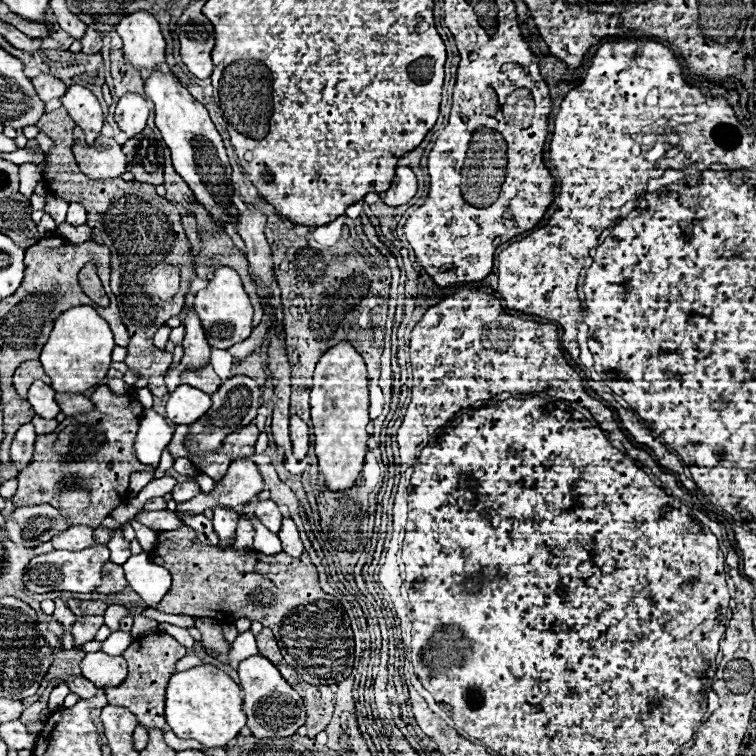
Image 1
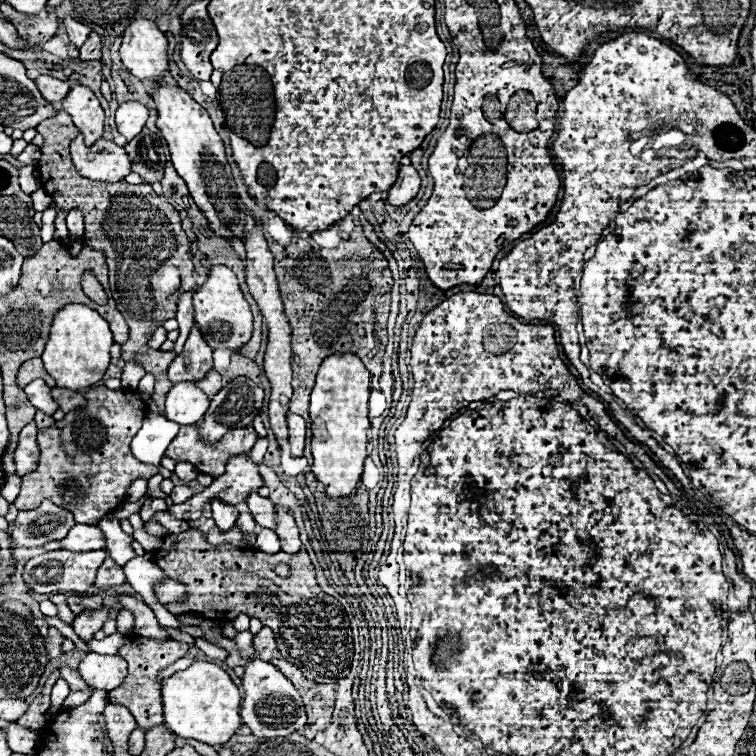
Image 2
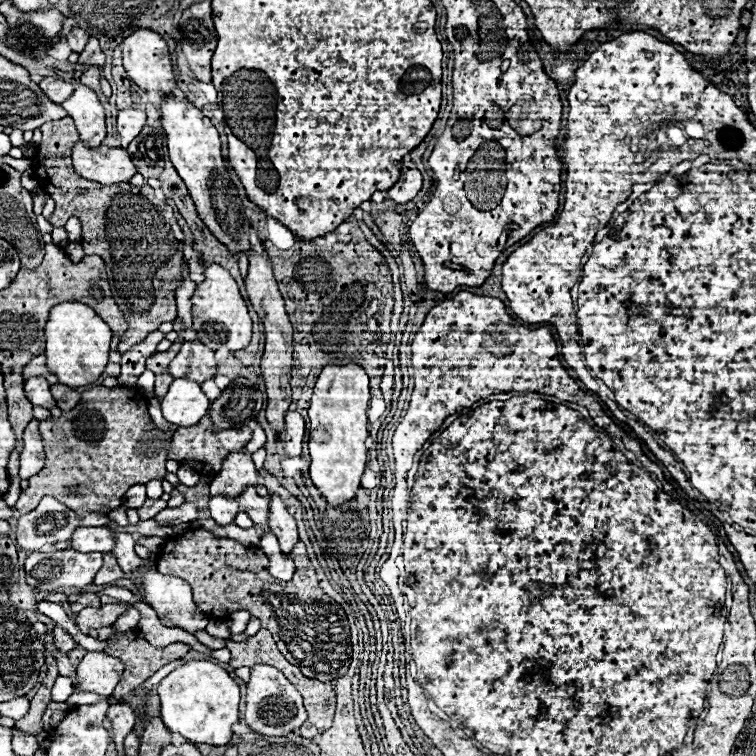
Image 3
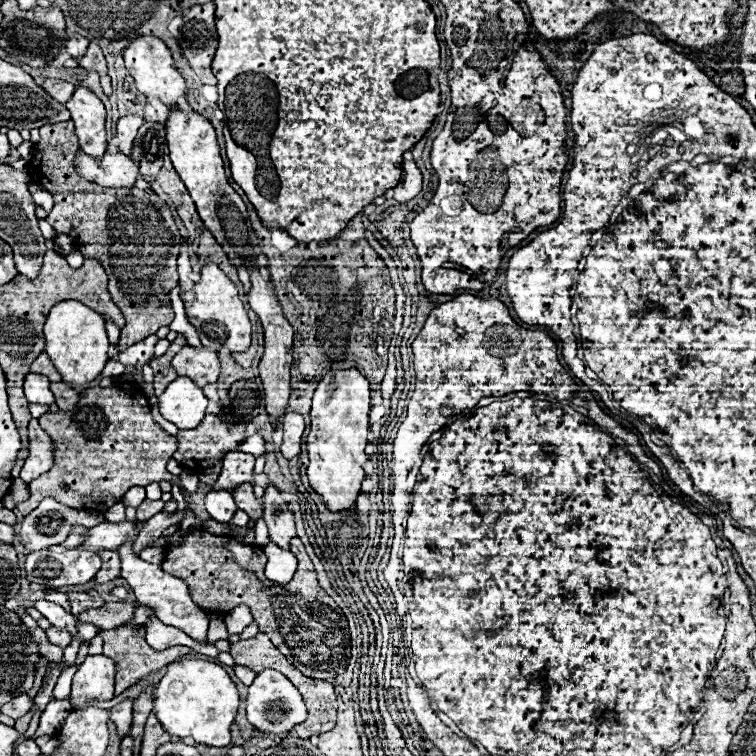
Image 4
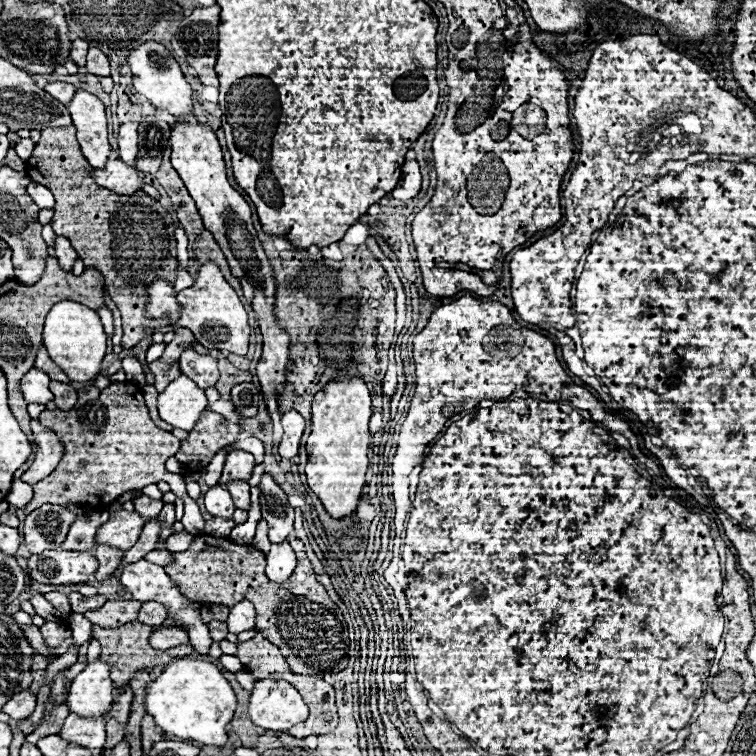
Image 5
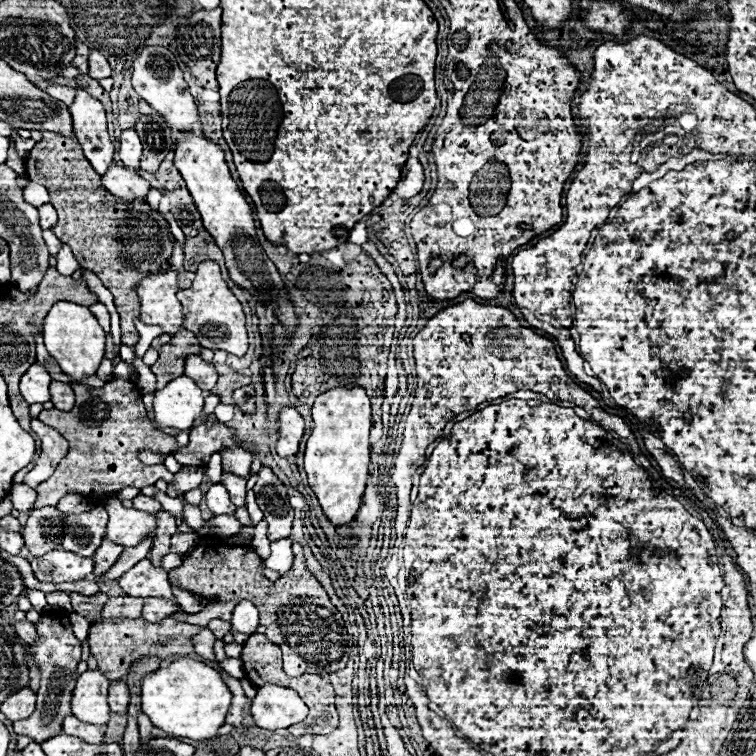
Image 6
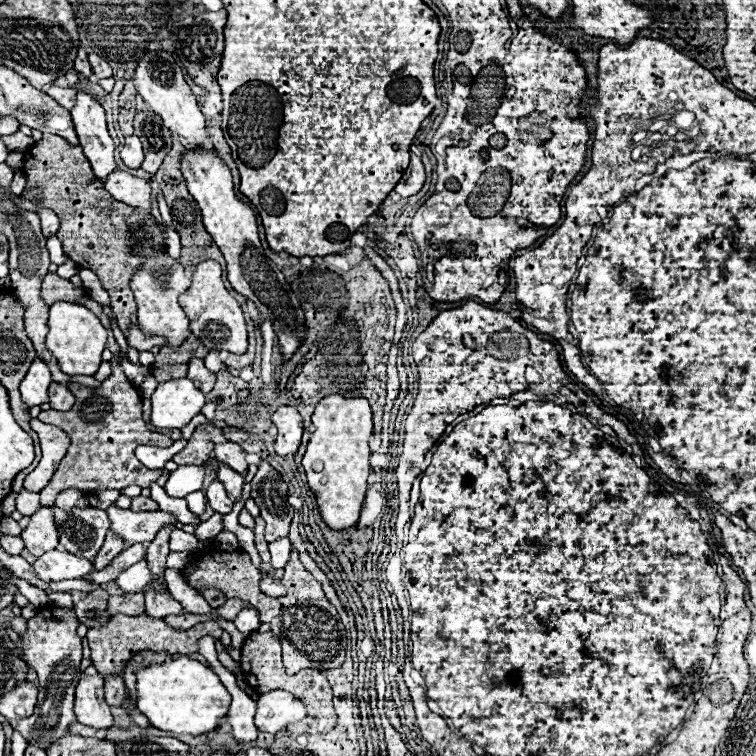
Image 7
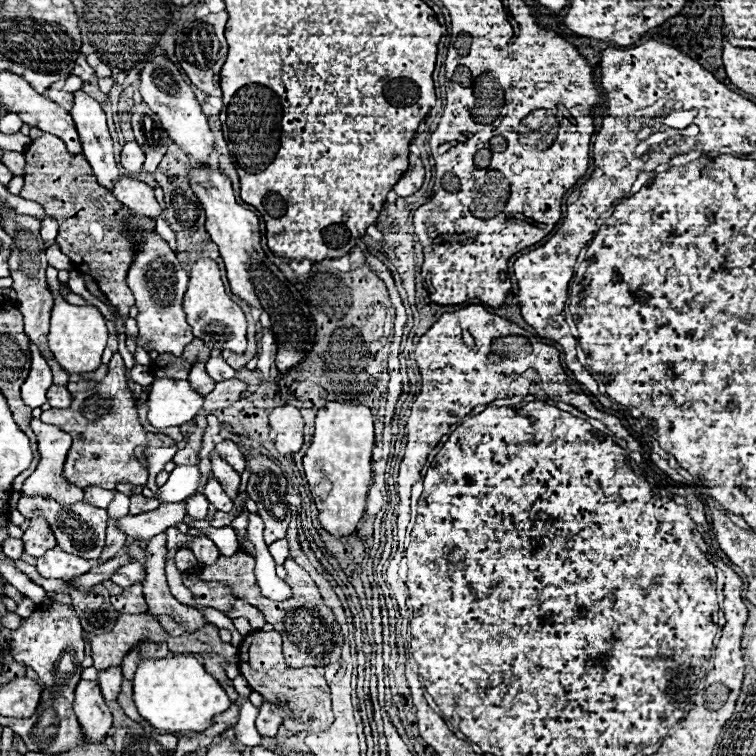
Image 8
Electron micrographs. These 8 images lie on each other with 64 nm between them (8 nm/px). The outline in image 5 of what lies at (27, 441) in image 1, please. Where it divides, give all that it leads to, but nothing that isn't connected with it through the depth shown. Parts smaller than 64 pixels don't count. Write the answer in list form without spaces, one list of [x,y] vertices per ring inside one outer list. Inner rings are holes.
[[[32,420],[30,428],[32,428],[32,442],[36,444],[36,450],[30,468],[20,476],[20,480],[34,486],[38,480],[48,476],[54,470],[54,466],[60,462],[62,444],[56,438],[56,434],[44,428],[38,420]]]

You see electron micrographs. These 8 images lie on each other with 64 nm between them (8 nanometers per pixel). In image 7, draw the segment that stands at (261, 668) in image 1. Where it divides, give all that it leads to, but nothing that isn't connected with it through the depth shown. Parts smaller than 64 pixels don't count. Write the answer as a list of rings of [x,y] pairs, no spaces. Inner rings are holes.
[[[286,690],[264,692],[258,696],[256,704],[258,704],[254,716],[256,728],[270,734],[280,732],[288,724],[298,722],[306,716],[306,706]]]

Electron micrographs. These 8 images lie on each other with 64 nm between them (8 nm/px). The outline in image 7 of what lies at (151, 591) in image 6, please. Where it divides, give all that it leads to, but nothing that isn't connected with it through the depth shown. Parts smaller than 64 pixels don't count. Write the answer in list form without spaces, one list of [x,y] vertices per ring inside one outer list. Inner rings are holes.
[[[140,560],[136,562],[134,566],[130,566],[128,570],[124,570],[124,574],[120,574],[116,578],[116,584],[128,592],[128,594],[136,594],[136,592],[146,592],[148,586],[152,586],[154,578],[152,578],[152,572],[148,570],[148,564],[146,560]]]

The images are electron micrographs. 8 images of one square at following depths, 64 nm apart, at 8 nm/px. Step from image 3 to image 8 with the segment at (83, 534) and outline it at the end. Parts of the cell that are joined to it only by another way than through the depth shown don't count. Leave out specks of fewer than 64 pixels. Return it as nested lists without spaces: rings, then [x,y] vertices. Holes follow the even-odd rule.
[[[174,502],[174,504],[162,504],[158,510],[152,512],[142,512],[142,514],[126,514],[116,518],[118,530],[124,530],[128,540],[150,540],[156,534],[164,532],[170,526],[176,526],[182,522],[186,512],[186,502]]]

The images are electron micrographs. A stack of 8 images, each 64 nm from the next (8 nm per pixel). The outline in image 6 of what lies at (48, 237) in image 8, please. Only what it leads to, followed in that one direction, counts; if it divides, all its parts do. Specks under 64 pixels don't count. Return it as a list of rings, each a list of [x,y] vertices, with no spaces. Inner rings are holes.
[[[45,204],[38,208],[39,211],[39,222],[42,224],[46,224],[46,226],[50,226],[50,224],[54,224],[57,222],[58,216],[57,212],[51,204]],[[46,208],[46,210],[44,210]]]

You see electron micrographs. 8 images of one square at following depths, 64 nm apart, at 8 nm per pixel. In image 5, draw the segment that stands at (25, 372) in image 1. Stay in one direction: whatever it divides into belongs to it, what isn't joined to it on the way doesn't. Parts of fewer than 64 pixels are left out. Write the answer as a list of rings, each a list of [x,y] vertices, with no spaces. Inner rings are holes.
[[[40,348],[40,354],[36,356],[34,368],[36,368],[36,370],[44,370],[44,372],[46,372],[52,380],[56,380],[56,382],[70,382],[70,380],[64,376],[64,372],[58,370],[58,366],[48,358],[48,354],[46,354],[44,348]]]

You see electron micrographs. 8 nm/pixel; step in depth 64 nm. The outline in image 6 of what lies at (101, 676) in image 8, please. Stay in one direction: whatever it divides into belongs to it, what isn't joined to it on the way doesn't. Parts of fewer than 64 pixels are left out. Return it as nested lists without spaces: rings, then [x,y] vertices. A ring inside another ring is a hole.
[[[112,682],[110,692],[108,692],[108,702],[110,710],[116,714],[126,714],[126,708],[130,704],[130,692],[126,682]]]

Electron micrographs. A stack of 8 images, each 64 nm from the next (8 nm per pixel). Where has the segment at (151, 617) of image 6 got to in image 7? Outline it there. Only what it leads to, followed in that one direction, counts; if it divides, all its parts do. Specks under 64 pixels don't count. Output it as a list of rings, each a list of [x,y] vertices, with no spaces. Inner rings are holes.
[[[156,582],[156,586],[146,592],[146,614],[150,618],[166,618],[170,614],[184,614],[184,608],[164,590],[162,582]]]

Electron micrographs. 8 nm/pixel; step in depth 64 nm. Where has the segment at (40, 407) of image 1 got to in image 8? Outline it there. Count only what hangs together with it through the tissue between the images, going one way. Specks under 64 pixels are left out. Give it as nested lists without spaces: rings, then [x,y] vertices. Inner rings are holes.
[[[34,344],[30,346],[32,346],[32,368],[22,386],[22,400],[30,408],[40,408],[42,404],[48,402],[46,392],[48,392],[48,386],[52,386],[52,374],[40,350]]]

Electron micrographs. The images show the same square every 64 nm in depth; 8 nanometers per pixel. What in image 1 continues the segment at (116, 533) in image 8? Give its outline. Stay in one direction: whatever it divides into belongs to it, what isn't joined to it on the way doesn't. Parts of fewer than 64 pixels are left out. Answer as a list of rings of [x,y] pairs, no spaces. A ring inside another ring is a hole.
[[[108,562],[102,570],[102,584],[96,588],[100,594],[120,594],[128,586],[124,578],[122,566],[116,566],[114,562]]]

